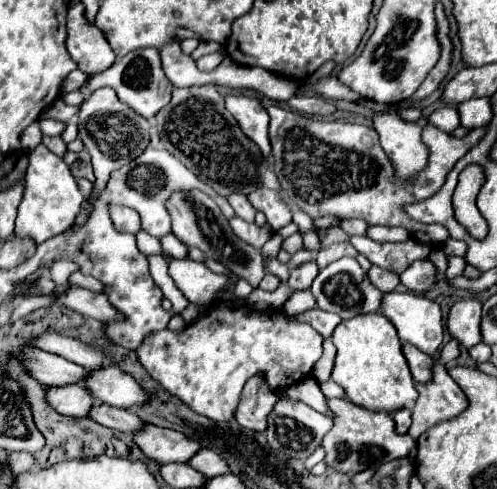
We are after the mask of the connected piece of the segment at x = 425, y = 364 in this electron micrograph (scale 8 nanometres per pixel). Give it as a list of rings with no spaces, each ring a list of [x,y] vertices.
[[[409,343],[403,345],[403,353],[405,353],[405,359],[409,363],[409,369],[411,369],[411,375],[415,377],[415,381],[429,383],[433,377],[433,357],[425,355],[423,351],[419,351],[417,347],[413,347]]]

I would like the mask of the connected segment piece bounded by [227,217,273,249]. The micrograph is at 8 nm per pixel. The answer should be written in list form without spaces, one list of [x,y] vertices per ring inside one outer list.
[[[231,217],[231,219],[227,219],[227,221],[229,221],[231,229],[235,231],[235,235],[237,235],[241,241],[251,243],[251,245],[257,247],[257,249],[261,249],[261,247],[265,245],[265,241],[267,241],[267,239],[271,237],[271,233],[273,233],[269,225],[257,227],[255,223],[247,223],[247,221],[239,219],[239,217]]]

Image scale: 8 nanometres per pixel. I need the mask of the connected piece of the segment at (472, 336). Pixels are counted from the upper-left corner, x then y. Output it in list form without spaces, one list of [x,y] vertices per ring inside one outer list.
[[[477,299],[459,301],[451,307],[447,327],[451,337],[459,339],[459,343],[465,349],[481,341],[479,325],[481,325],[481,303]]]

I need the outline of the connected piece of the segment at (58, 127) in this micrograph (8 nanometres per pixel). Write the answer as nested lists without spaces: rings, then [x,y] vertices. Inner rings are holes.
[[[41,117],[41,119],[39,119],[39,125],[41,125],[43,135],[61,135],[61,133],[65,131],[65,123],[55,121],[55,119],[45,119],[45,117]]]

